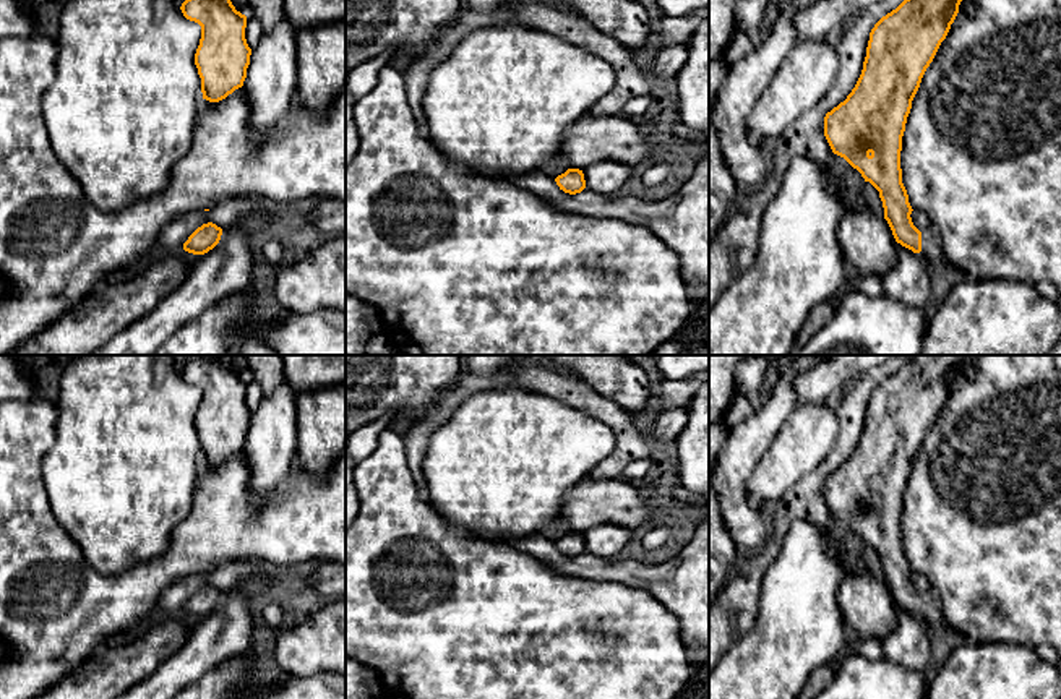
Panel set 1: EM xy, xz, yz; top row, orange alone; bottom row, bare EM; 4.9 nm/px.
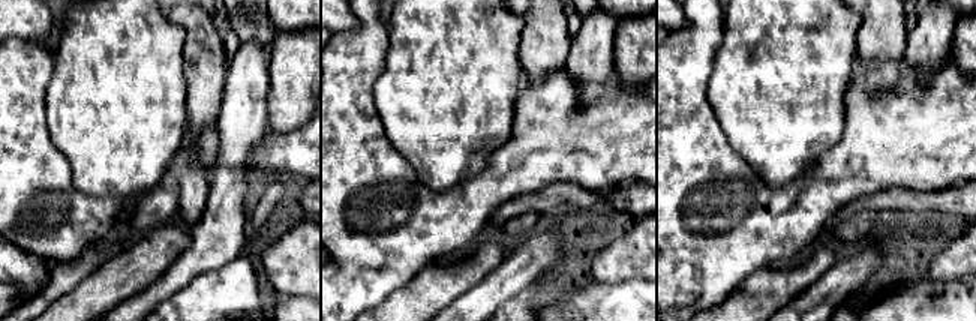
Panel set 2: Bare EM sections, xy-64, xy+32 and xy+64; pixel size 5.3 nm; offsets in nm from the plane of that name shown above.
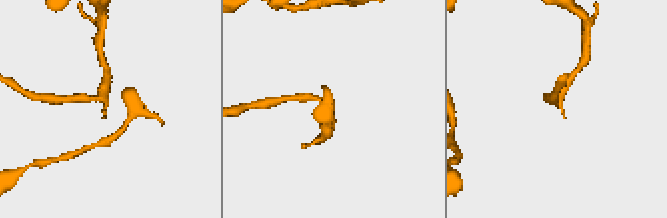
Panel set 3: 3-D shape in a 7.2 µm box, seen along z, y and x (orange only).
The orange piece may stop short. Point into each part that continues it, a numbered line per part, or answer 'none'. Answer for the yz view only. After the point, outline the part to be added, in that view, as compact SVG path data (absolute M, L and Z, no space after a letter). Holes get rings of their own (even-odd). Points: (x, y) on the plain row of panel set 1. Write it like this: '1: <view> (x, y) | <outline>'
1: yz (932, 612) | M933 587L925 595L921 595L921 615L920 616L926 623L926 628L951 629L941 608L939 594Z

